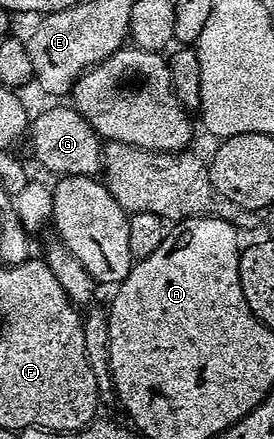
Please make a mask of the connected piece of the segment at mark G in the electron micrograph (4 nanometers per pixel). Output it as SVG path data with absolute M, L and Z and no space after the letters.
M58 102L55 108L46 108L28 124L28 141L34 156L47 168L59 176L93 176L102 171L103 141L87 120L69 103Z

